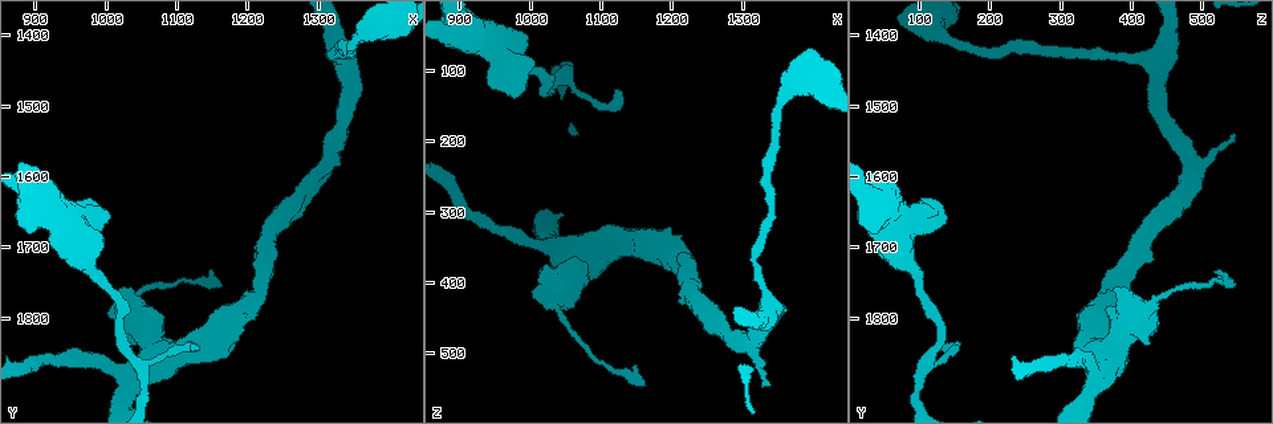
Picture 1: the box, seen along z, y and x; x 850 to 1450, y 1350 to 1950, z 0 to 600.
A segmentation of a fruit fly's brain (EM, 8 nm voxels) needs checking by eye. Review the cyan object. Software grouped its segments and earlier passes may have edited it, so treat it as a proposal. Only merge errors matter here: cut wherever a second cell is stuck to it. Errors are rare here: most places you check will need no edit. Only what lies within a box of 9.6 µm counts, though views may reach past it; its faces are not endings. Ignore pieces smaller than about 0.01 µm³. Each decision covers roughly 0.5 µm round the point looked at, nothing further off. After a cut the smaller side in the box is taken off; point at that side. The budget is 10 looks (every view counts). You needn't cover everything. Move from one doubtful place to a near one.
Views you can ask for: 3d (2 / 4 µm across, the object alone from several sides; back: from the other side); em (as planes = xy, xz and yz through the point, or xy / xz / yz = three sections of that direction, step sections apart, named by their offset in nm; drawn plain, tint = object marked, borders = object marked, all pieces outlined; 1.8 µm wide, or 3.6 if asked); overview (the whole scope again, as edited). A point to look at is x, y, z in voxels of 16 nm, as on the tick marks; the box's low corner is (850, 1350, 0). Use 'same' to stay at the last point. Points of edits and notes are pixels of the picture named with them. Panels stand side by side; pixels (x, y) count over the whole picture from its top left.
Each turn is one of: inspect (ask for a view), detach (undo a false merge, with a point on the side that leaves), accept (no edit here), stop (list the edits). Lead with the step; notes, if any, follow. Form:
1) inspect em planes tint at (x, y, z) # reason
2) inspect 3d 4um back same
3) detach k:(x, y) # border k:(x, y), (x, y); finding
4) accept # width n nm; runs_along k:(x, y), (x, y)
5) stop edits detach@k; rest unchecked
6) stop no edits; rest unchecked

inspect em 3.6um planes tint at (1375, 1390, 120)

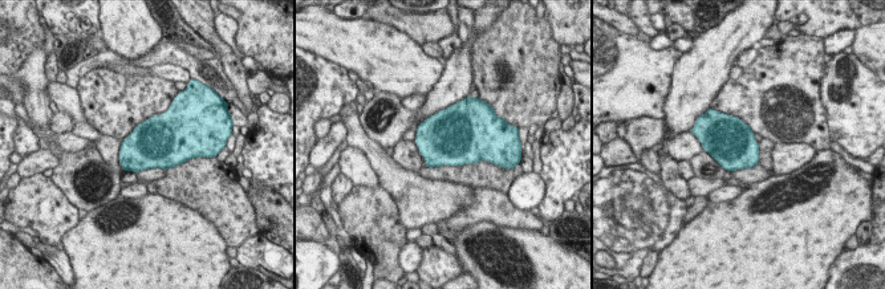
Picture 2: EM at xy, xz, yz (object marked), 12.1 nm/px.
accept # continuous, no second cell

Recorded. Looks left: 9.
inspect 3d 4um at (1340, 1440, 430) # a fork

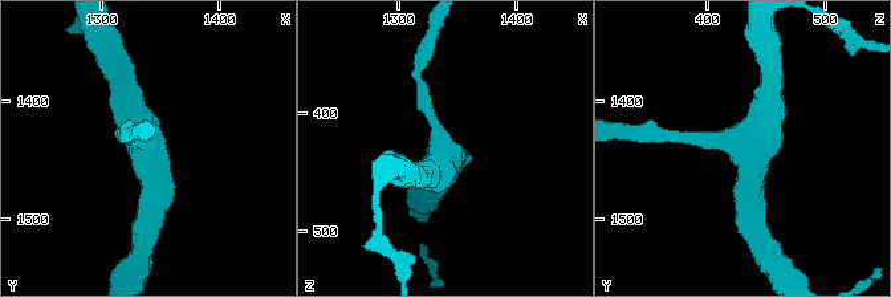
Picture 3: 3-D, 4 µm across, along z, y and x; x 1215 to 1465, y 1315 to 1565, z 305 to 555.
inspect em planes borders at (1338, 1440, 434) # arms 3; arm_widths 190, 380, 400 nm

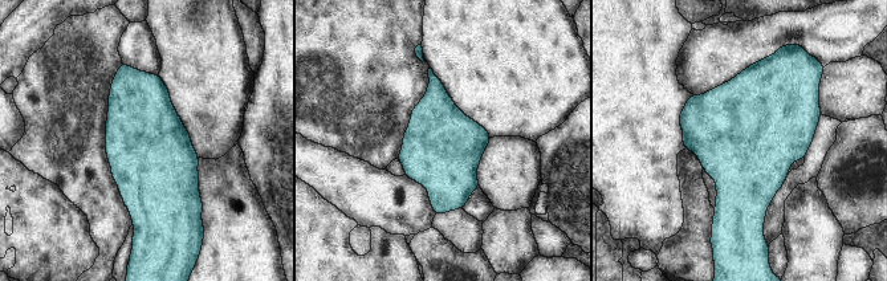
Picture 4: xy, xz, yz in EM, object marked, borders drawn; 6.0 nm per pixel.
accept # all the same cell

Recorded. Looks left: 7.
inspect em xy step 4 tint at (1310, 1580, 490) # sudden change in width

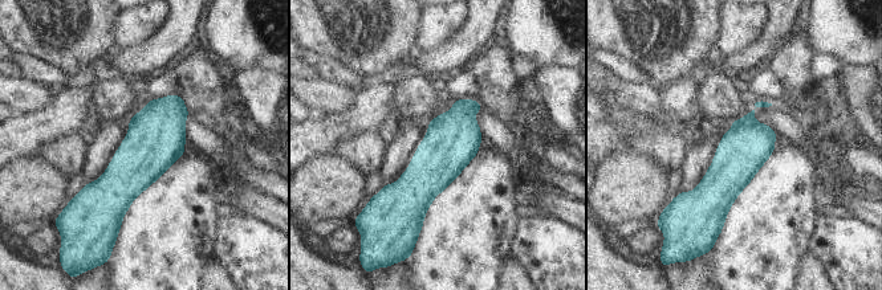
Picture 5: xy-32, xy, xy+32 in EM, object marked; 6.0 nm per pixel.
inspect em yz step 4 tint same # cut it another way

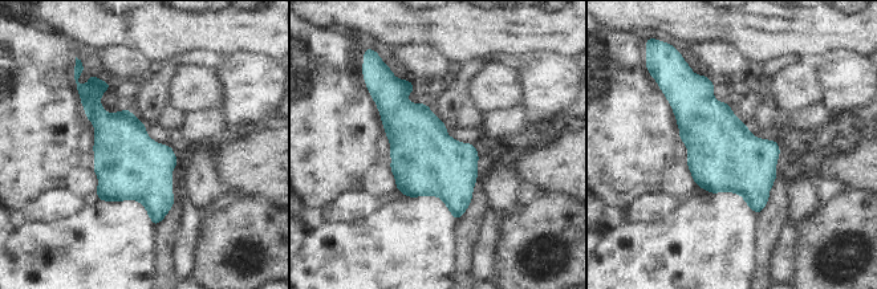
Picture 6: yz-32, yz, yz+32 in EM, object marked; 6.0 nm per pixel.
accept # all the same cell

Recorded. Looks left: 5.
inspect em xy step 4 tint at (1005, 1870, 345) # calibre changes

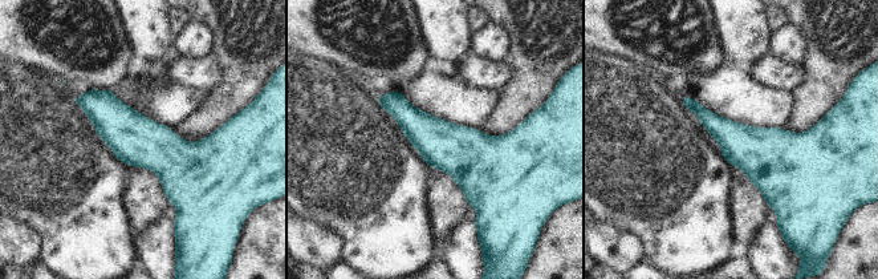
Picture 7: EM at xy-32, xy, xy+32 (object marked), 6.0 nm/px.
inspect em planes tint same # cut it another way

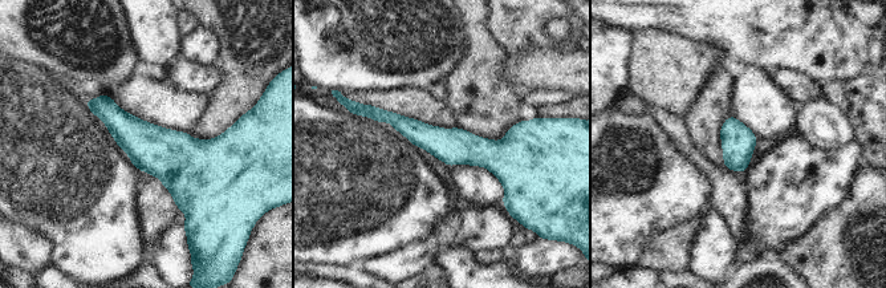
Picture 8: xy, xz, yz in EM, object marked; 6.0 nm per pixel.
accept # runs_along 8:(370, 112), (451, 146), (521, 138); continuous, no second cell

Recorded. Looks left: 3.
stop no edits; rest unchecked

